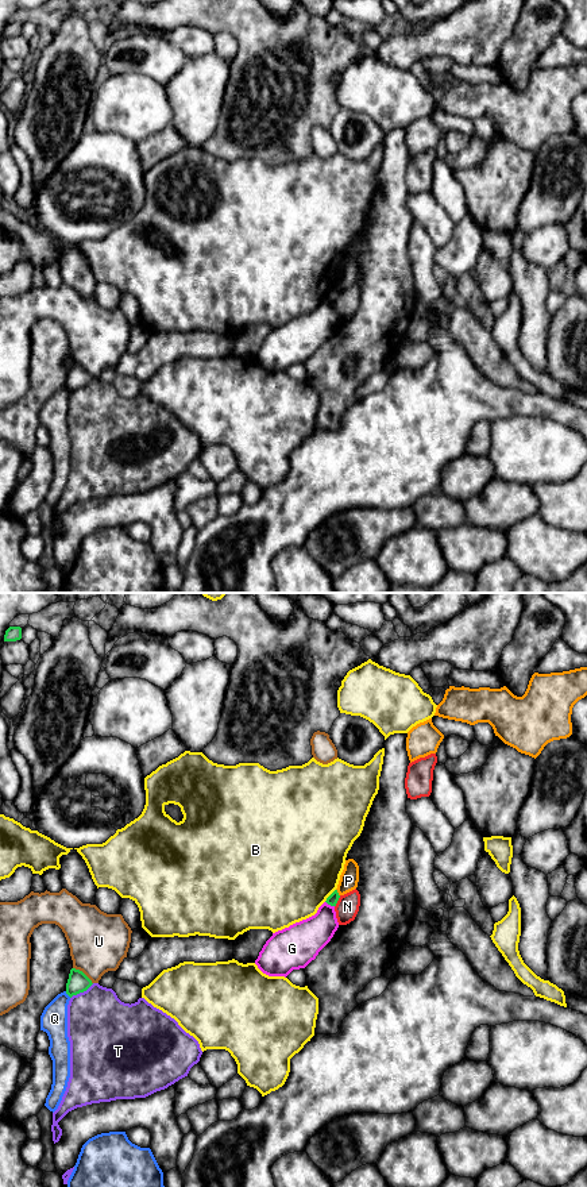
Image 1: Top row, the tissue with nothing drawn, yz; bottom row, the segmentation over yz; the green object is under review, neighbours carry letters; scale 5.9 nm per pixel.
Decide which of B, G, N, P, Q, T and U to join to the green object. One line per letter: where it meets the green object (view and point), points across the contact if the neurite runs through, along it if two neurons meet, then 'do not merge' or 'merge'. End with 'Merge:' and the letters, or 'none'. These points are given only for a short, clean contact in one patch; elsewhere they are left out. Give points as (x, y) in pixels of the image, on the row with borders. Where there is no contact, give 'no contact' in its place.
B: meets green in yz at (329, 895); do not merge
G: meets green in yz at (329, 904); do not merge
N: meets green in yz at (338, 900); border along yz (340, 895), (335, 906); do not merge
P: meets green in yz at (338, 893); border along yz (336, 889), (339, 895); do not merge
Q: meets green in yz at (68, 994); do not merge
T: meets green in yz at (81, 991); do not merge
U: meets green in yz at (84, 974); do not merge
Merge: none

